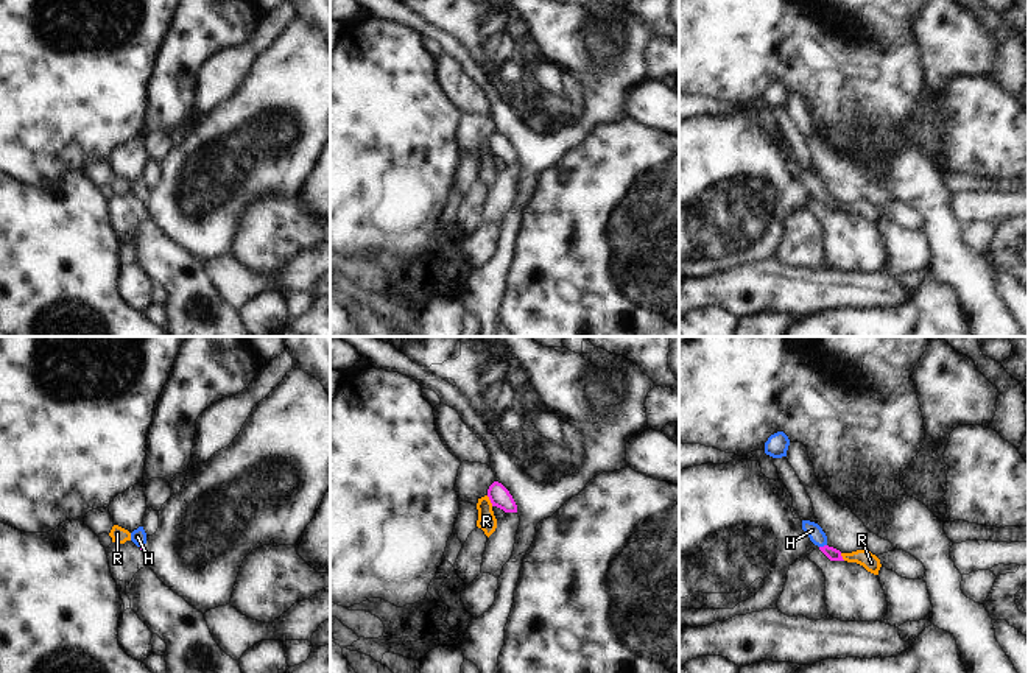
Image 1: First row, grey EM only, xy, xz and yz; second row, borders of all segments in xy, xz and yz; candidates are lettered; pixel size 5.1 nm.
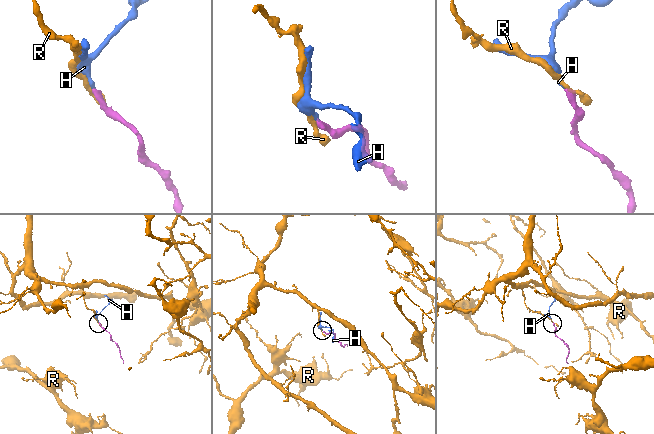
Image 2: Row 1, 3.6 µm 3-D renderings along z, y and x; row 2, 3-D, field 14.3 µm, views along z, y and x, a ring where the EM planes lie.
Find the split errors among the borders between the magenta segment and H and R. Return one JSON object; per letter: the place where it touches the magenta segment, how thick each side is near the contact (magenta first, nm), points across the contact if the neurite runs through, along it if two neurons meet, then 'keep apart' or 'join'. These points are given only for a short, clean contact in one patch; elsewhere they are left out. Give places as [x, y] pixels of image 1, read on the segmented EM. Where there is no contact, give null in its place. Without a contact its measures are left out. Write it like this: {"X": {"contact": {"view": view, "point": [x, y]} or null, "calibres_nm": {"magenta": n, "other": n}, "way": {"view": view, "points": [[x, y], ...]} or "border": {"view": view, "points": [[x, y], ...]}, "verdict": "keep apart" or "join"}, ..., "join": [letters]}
{"H": {"contact": {"view": "yz", "point": [824, 546]}, "calibres_nm": {"magenta": 70, "other": 80}, "way": {"view": "yz", "points": [[832, 553], [824, 546], [812, 530]]}, "verdict": "join"}, "R": {"contact": {"view": "xz", "point": [489, 499]}, "calibres_nm": {"magenta": 110, "other": 100}, "border": {"view": "xz", "points": [[486, 496], [492, 505]]}, "verdict": "keep apart"}, "join": ["H"]}

